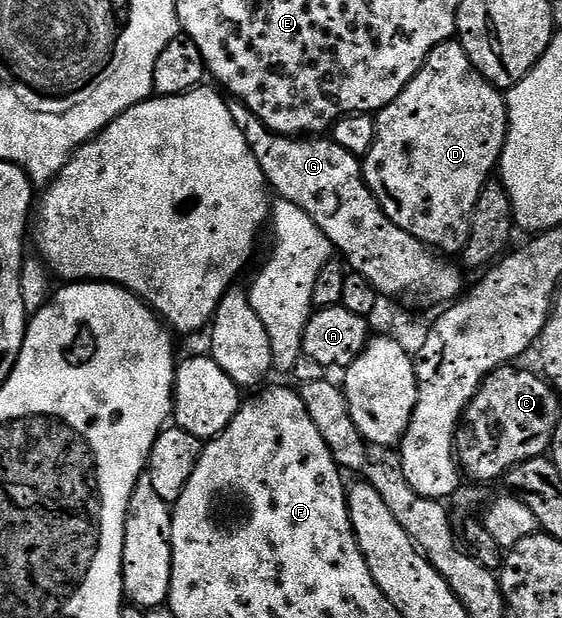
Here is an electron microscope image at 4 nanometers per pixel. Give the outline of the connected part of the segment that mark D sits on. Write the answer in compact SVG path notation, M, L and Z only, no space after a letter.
M450 39L444 41L430 51L429 58L421 65L421 70L411 79L411 83L407 83L407 87L403 87L400 95L386 109L382 109L376 114L375 139L363 158L365 186L373 192L379 207L385 212L387 219L391 219L391 223L395 223L395 227L407 231L407 235L419 239L424 245L429 246L430 249L440 251L442 254L460 254L464 250L469 238L469 220L473 214L473 204L481 188L485 186L486 181L490 180L491 174L498 168L501 149L504 147L506 129L508 127L505 99L506 94L502 90L498 89L496 85L492 85L478 69L474 69L467 51L463 51L460 40Z

